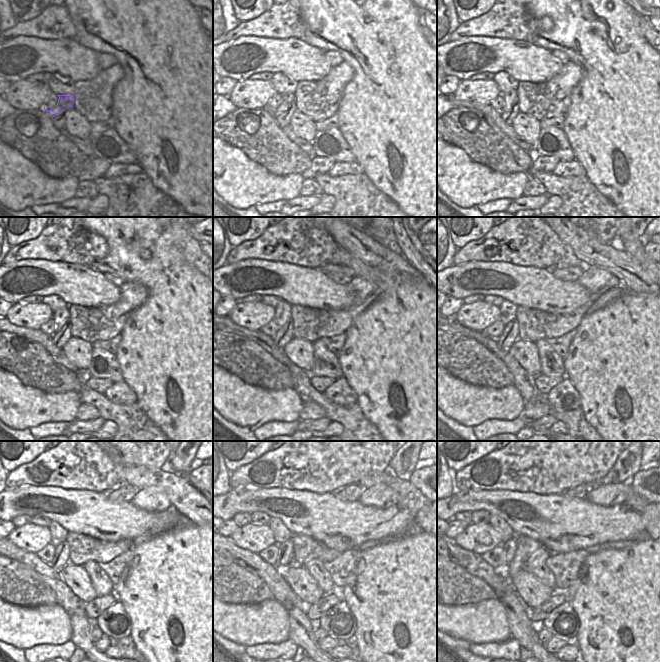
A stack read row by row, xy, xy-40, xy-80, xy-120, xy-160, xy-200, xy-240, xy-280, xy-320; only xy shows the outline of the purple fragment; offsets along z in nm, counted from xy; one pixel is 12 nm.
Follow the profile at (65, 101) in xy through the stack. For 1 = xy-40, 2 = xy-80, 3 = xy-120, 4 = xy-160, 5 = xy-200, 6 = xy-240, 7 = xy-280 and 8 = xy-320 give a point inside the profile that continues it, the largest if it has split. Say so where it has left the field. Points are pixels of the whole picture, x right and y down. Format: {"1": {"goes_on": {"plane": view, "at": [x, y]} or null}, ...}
{"1": {"goes_on": {"plane": "xy-40", "at": [287, 99]}}, "2": {"goes_on": {"plane": "xy-80", "at": [509, 97]}}, "3": {"goes_on": {"plane": "xy-120", "at": [61, 316]}}, "4": {"goes_on": {"plane": "xy-160", "at": [283, 310]}}, "5": {"goes_on": {"plane": "xy-200", "at": [507, 309]}}, "6": {"goes_on": {"plane": "xy-240", "at": [59, 534]}}, "7": {"goes_on": {"plane": "xy-280", "at": [282, 534]}}, "8": {"goes_on": {"plane": "xy-320", "at": [507, 533]}}}

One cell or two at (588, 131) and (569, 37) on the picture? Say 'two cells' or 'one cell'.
one cell

